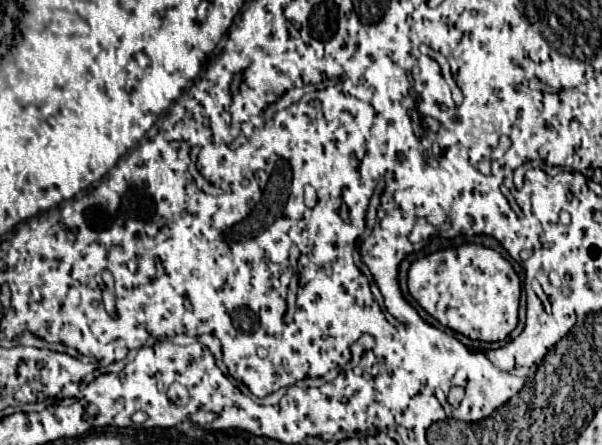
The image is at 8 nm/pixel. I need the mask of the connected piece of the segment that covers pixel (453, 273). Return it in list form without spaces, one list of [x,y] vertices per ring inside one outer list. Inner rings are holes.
[[[478,243],[438,249],[408,269],[408,291],[440,325],[476,341],[504,341],[518,325],[520,277],[498,251]]]

